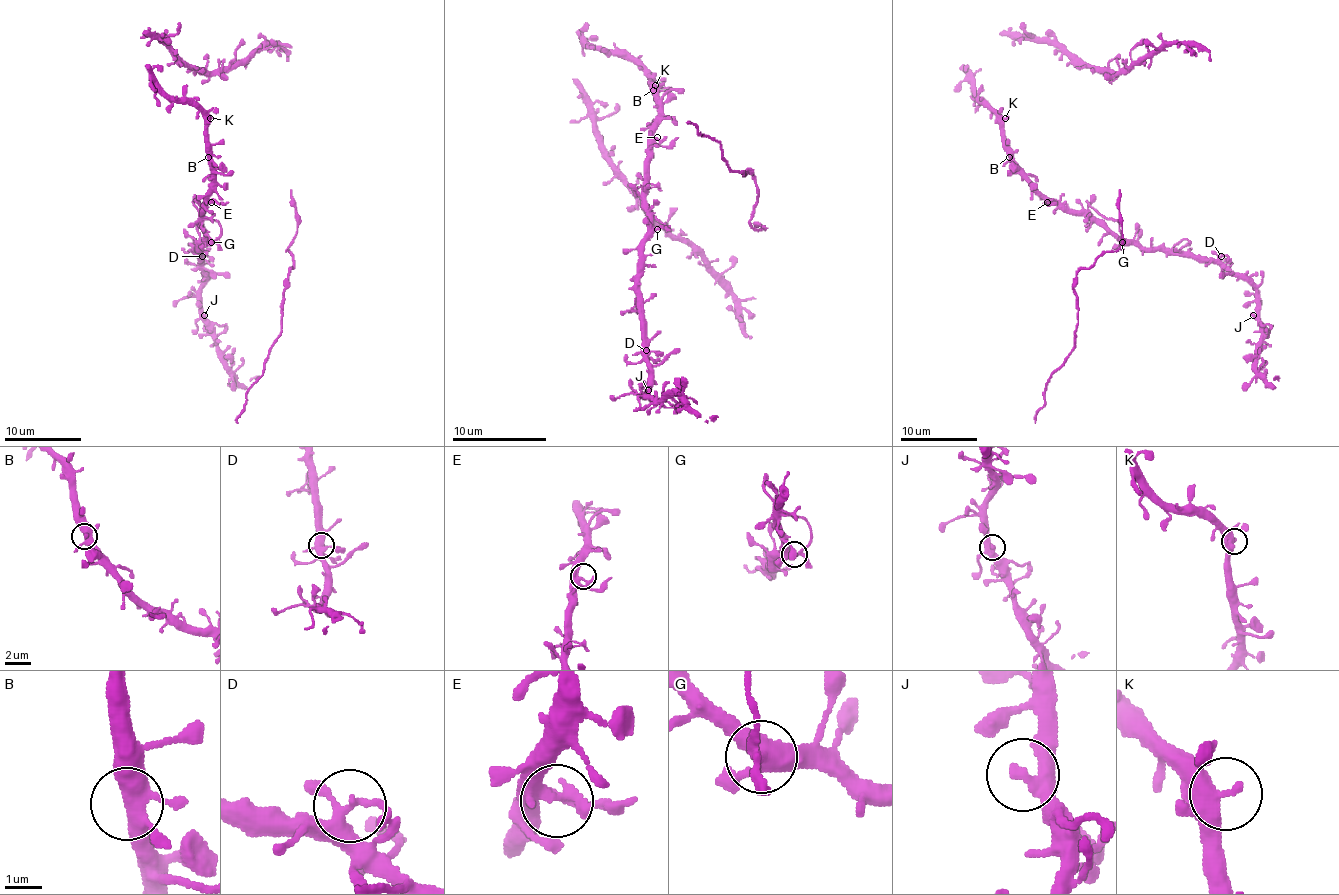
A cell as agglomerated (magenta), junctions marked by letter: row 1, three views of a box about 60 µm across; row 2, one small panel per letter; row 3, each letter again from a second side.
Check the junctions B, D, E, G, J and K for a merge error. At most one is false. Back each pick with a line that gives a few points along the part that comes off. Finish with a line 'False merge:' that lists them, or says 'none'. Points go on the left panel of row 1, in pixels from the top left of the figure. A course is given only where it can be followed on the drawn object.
G: foreign part runs (211, 243), (221, 233), (221, 225), (202, 212), (198, 201)
False merge: G

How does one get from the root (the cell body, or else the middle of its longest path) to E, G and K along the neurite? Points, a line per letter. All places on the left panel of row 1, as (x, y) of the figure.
E: (210, 155), (211, 193), (208, 199), (211, 202)
G: (210, 155), (211, 191), (206, 197), (202, 227), (211, 243)
K: (210, 155), (210, 118)

